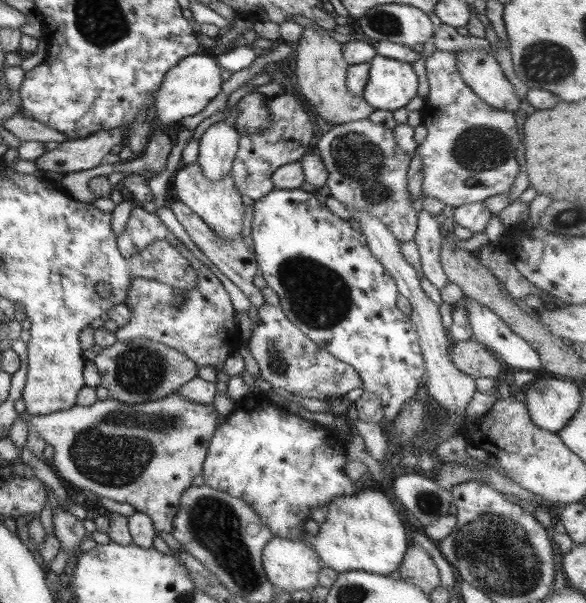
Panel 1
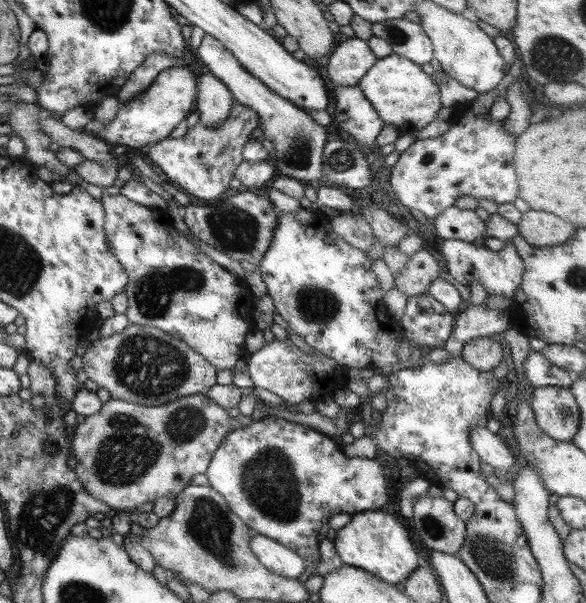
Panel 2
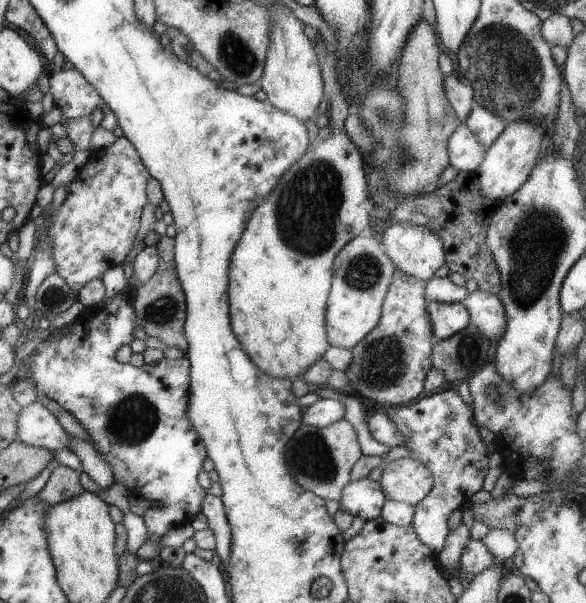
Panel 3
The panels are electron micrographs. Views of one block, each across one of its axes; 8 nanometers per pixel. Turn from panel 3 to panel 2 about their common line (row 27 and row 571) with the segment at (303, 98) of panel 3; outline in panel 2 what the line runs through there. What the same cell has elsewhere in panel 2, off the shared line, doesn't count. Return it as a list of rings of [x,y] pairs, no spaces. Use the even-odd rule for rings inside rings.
[[[259,533],[249,539],[251,554],[269,571],[276,575],[296,579],[304,570],[306,562],[291,549]]]

